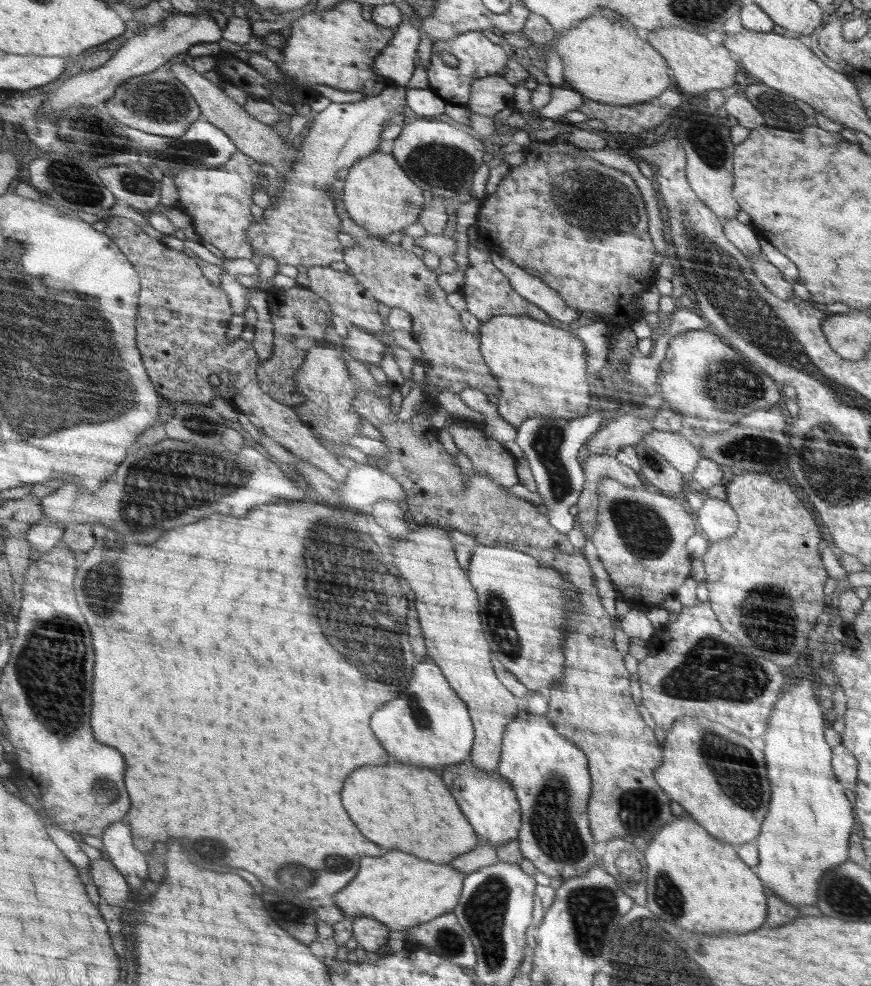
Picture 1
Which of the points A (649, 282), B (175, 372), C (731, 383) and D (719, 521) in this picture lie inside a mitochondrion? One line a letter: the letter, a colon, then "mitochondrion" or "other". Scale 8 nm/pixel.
A: other
B: other
C: mitochondrion
D: other

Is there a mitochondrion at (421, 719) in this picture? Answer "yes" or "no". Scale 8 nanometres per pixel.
yes

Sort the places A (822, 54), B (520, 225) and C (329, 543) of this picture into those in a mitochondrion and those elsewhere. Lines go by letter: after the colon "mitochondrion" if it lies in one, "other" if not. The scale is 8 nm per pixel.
A: other
B: other
C: mitochondrion

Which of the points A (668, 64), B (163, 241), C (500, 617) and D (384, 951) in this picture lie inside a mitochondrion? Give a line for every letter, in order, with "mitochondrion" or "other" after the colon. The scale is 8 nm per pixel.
A: other
B: other
C: mitochondrion
D: other

